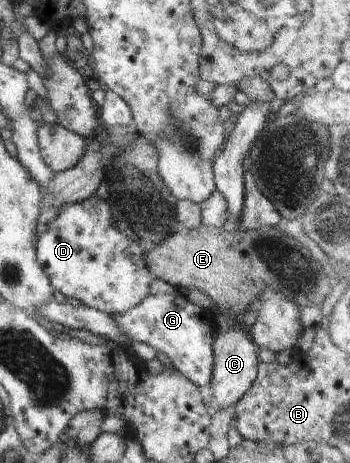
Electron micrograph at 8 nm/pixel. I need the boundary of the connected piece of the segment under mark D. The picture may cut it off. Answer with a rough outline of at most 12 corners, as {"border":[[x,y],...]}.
{"border":[[108,204],[56,208],[36,242],[53,288],[110,316],[154,275]]}

